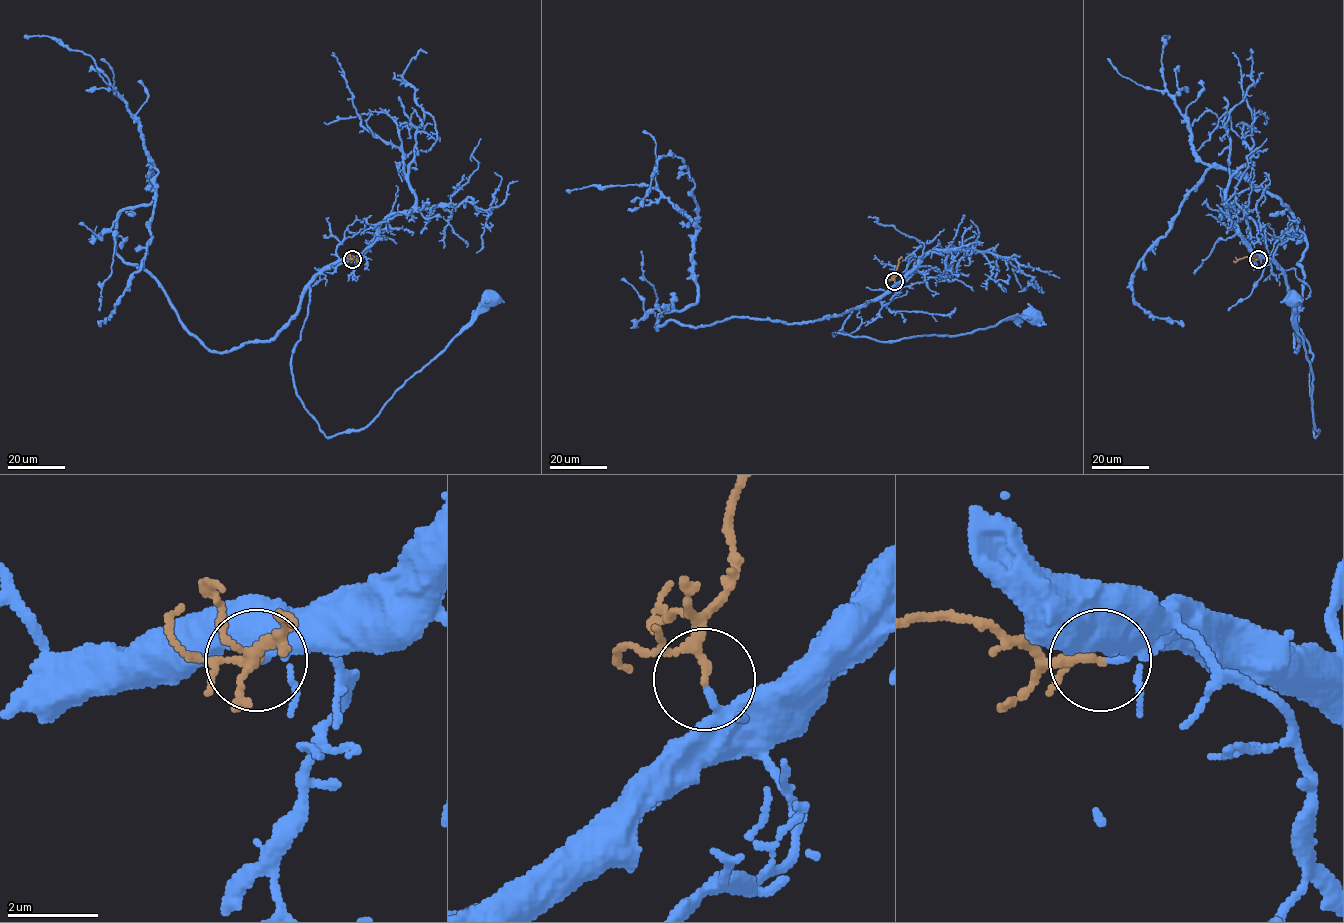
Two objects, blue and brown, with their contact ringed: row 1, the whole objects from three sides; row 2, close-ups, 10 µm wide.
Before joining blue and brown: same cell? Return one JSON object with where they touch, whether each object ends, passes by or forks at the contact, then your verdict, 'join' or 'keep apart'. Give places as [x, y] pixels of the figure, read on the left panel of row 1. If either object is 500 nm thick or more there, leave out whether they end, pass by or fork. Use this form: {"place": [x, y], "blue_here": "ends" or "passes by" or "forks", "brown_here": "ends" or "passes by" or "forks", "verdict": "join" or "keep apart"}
{"place": [352, 259], "blue_here": "passes by", "brown_here": "passes by", "verdict": "join"}

